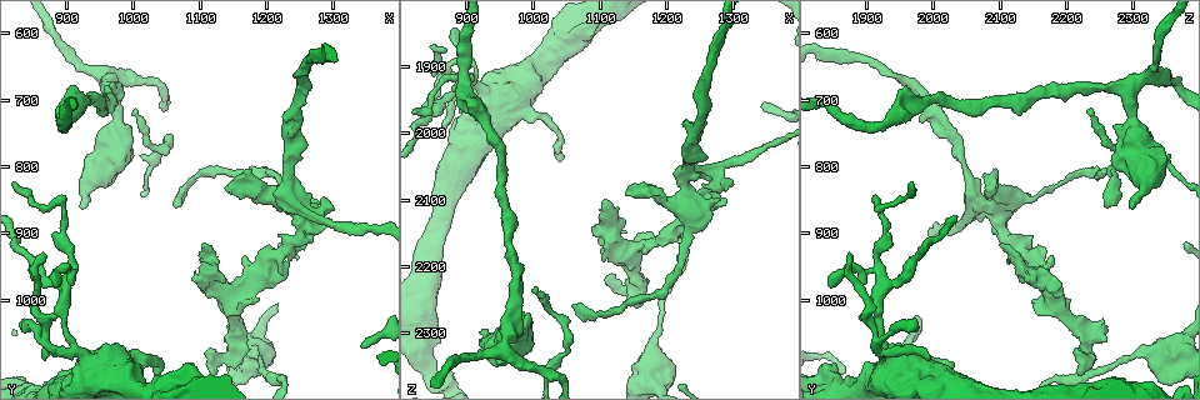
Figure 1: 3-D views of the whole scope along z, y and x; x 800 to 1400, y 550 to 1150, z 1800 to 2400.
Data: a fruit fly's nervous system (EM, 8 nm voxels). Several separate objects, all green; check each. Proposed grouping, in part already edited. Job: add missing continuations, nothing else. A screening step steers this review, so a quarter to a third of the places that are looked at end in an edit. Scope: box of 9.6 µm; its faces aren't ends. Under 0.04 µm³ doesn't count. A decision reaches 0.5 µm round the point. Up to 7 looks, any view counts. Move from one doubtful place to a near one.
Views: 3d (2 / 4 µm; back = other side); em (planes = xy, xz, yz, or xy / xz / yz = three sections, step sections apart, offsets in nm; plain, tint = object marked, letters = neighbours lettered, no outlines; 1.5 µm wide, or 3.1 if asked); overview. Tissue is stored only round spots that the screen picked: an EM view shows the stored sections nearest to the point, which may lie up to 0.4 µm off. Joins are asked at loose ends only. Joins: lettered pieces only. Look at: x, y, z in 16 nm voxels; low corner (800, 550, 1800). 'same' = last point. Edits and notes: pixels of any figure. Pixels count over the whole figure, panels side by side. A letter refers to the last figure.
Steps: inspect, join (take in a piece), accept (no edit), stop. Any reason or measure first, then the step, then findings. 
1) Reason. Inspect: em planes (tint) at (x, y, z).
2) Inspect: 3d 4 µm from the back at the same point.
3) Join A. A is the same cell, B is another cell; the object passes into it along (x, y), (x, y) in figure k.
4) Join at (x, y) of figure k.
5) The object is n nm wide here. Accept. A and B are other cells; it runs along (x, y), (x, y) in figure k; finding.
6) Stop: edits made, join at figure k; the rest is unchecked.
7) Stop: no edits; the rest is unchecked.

An open end. Inspect: 3d 2 µm at (1160, 1030, 2250).

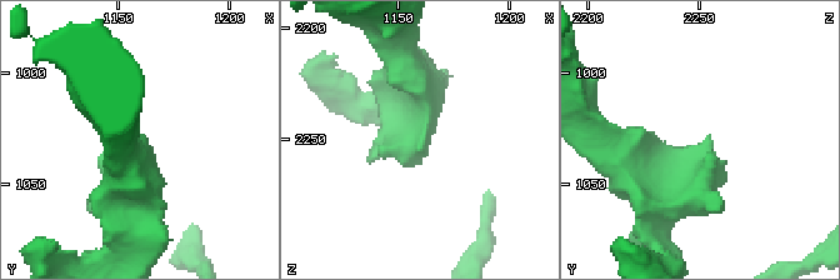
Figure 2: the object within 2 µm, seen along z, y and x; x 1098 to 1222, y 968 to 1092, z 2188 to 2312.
Now the EM. Inspect: em planes (letters) at (1161, 1028, 2256).

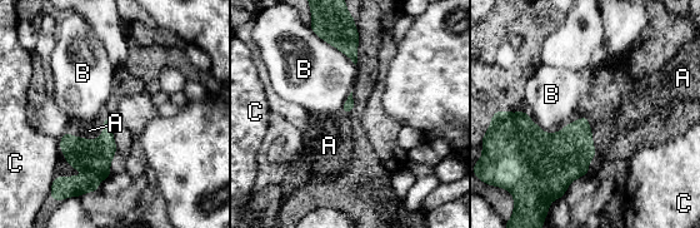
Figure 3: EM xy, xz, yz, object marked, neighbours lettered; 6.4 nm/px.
Join A. A is the same cell, B and C are other cells; the neuron continues.

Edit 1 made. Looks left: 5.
Inspect: overview.

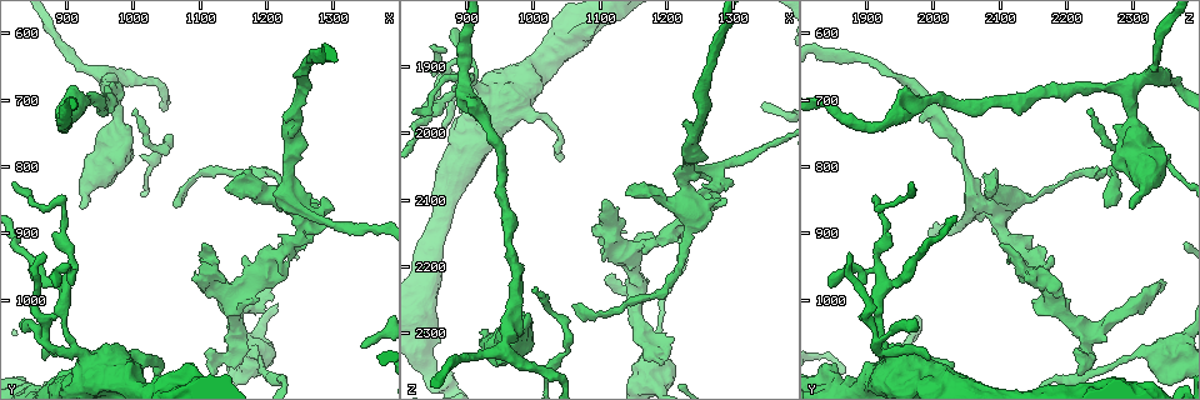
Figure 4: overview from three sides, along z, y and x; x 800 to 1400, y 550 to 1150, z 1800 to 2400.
Inspect: em xy step 4 (letters) at (1195, 980, 2345).

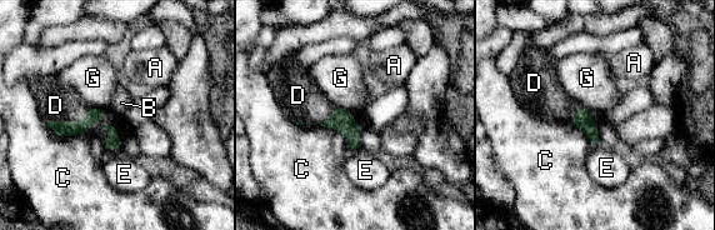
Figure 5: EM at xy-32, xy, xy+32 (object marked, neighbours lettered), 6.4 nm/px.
Join D. D is the same cell, A, B, C, E and G are other cells; the neuron continues.

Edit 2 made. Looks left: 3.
Branch stops here. Inspect: em yz step 8 (letters) at (905, 685, 1950).

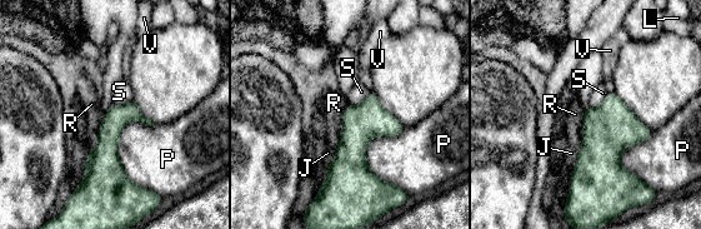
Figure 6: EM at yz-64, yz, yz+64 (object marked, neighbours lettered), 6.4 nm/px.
The object is 150 nm wide here. Accept. J, L, P, R, S and V are other cells; a border runs along (133, 99), (114, 104), (104, 114) in figure 6; no lettered piece goes on from it.

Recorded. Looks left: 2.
Stop: edits made, join at figure 3, join at figure 5; the rest is unchecked.

